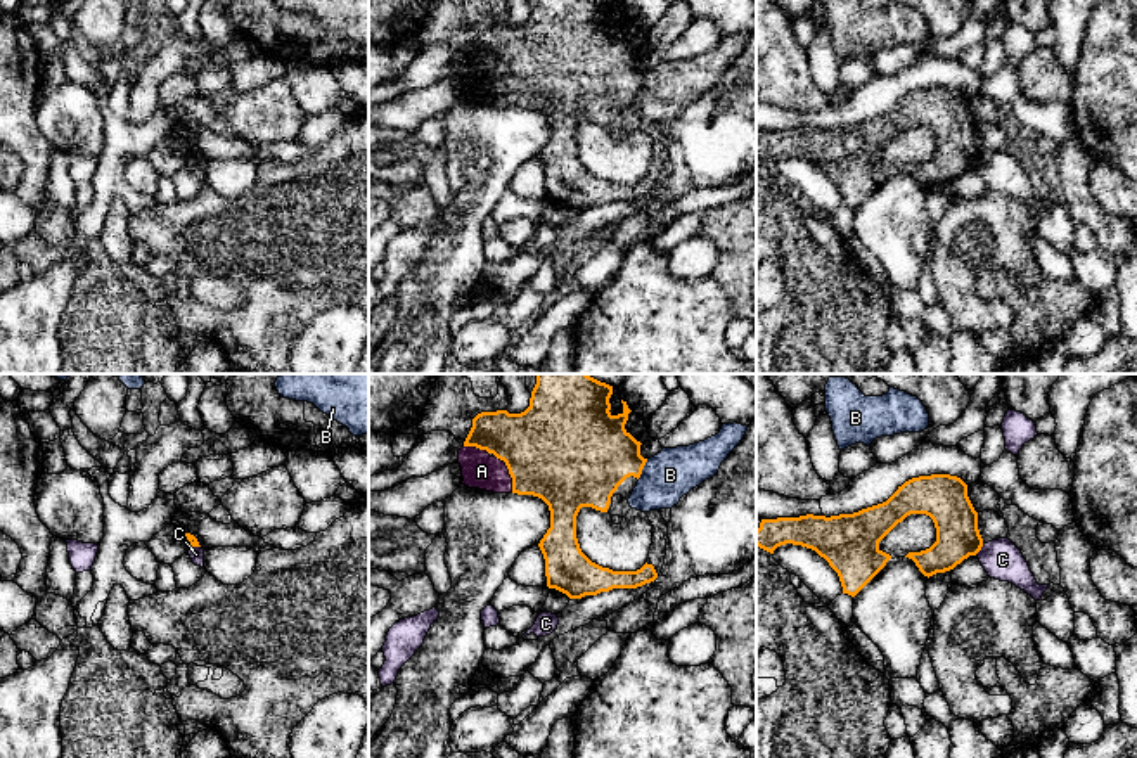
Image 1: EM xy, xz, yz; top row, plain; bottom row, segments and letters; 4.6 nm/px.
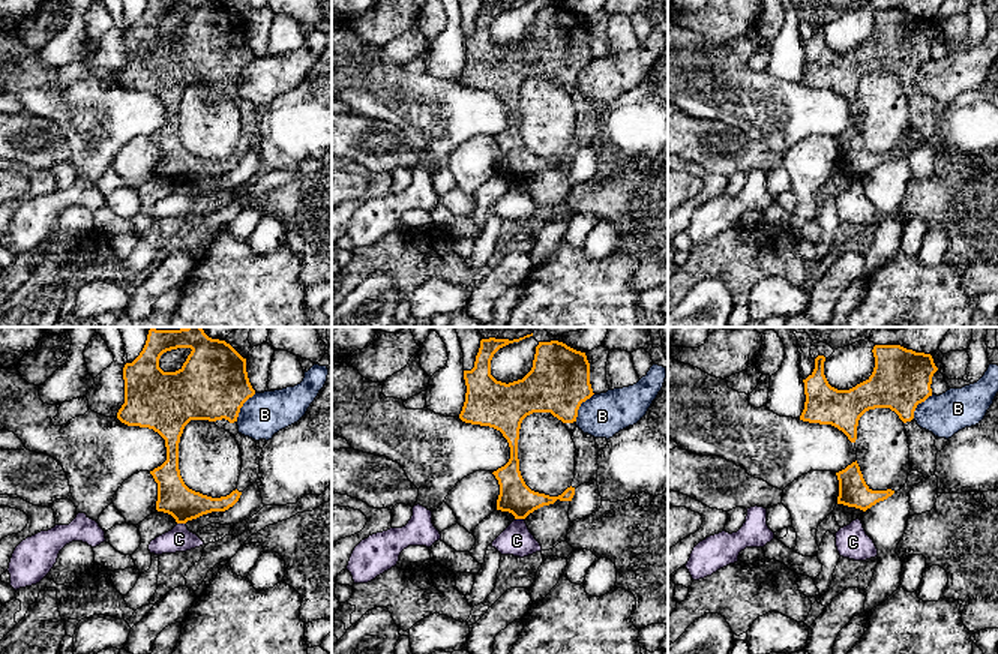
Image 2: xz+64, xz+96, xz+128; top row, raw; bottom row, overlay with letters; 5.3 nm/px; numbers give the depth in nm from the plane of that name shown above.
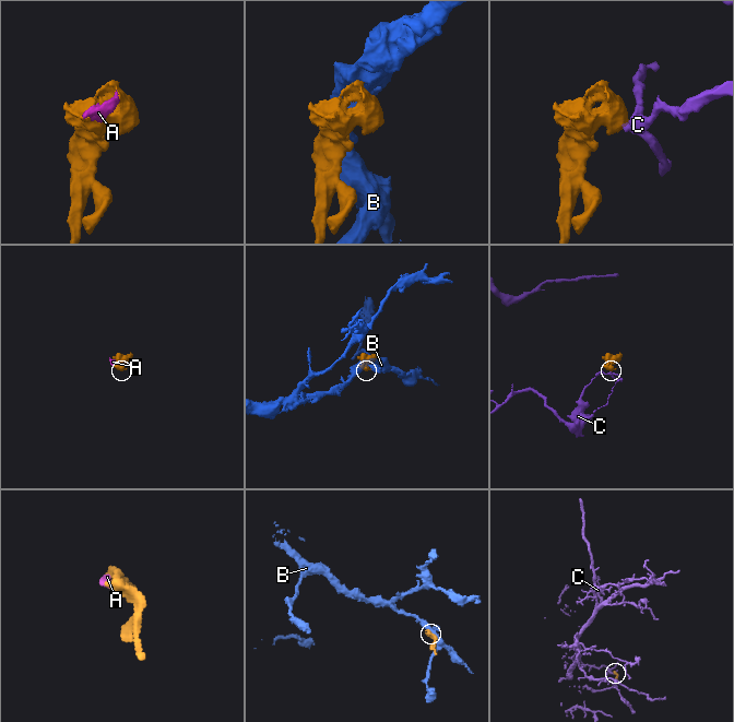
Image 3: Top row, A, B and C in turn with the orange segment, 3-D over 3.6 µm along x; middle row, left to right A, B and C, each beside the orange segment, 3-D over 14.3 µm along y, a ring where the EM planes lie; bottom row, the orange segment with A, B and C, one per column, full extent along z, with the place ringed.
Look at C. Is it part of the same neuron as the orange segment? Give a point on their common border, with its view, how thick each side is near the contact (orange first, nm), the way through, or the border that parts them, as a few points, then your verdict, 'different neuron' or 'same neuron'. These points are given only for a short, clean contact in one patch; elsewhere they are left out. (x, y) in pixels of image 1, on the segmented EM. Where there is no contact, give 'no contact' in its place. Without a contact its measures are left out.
yz (980, 549) | 200/180 nm | along yz (983, 544), (976, 552) | different neuron

